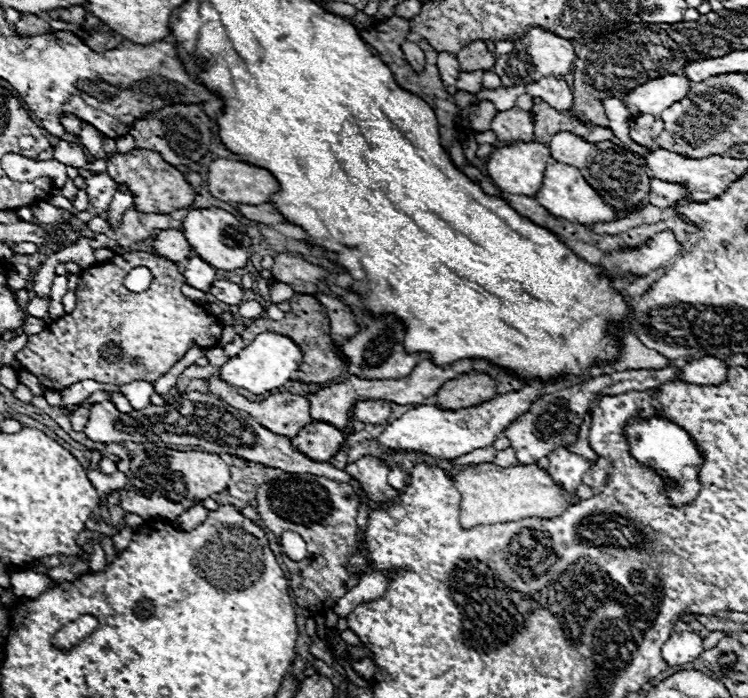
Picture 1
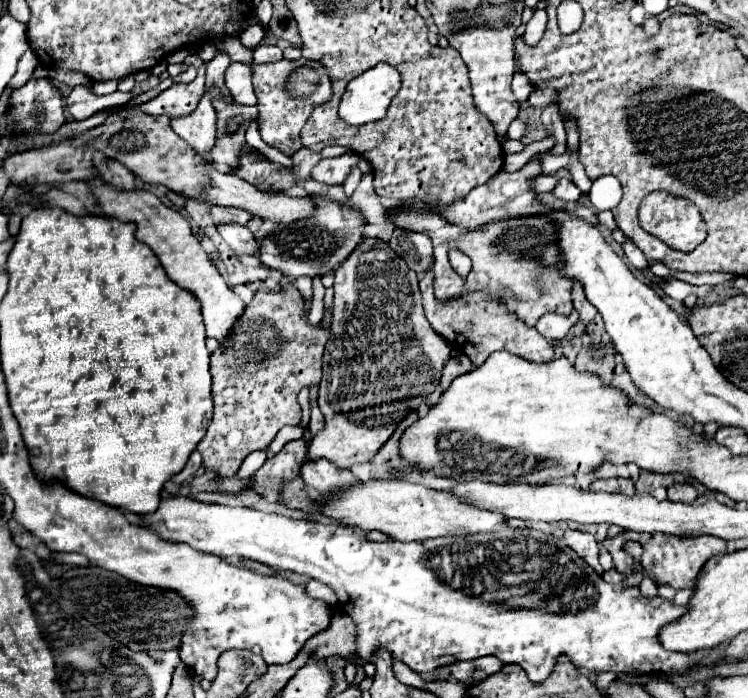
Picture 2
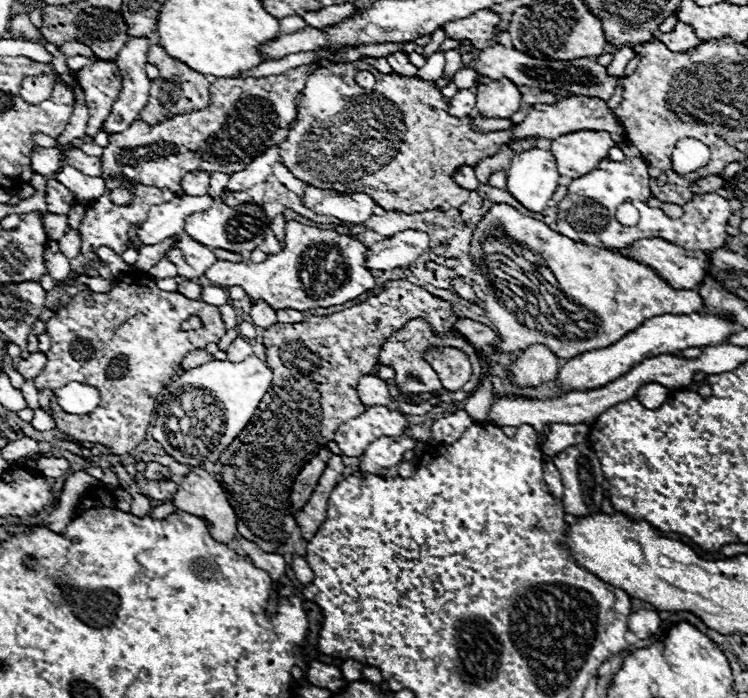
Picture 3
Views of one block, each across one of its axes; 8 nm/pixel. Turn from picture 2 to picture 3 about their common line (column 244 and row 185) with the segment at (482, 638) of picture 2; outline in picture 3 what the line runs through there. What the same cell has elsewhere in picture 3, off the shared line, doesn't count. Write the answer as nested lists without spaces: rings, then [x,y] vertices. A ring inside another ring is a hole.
[[[532,148],[512,158],[508,174],[508,192],[532,212],[542,212],[558,188],[556,160],[548,150]]]

